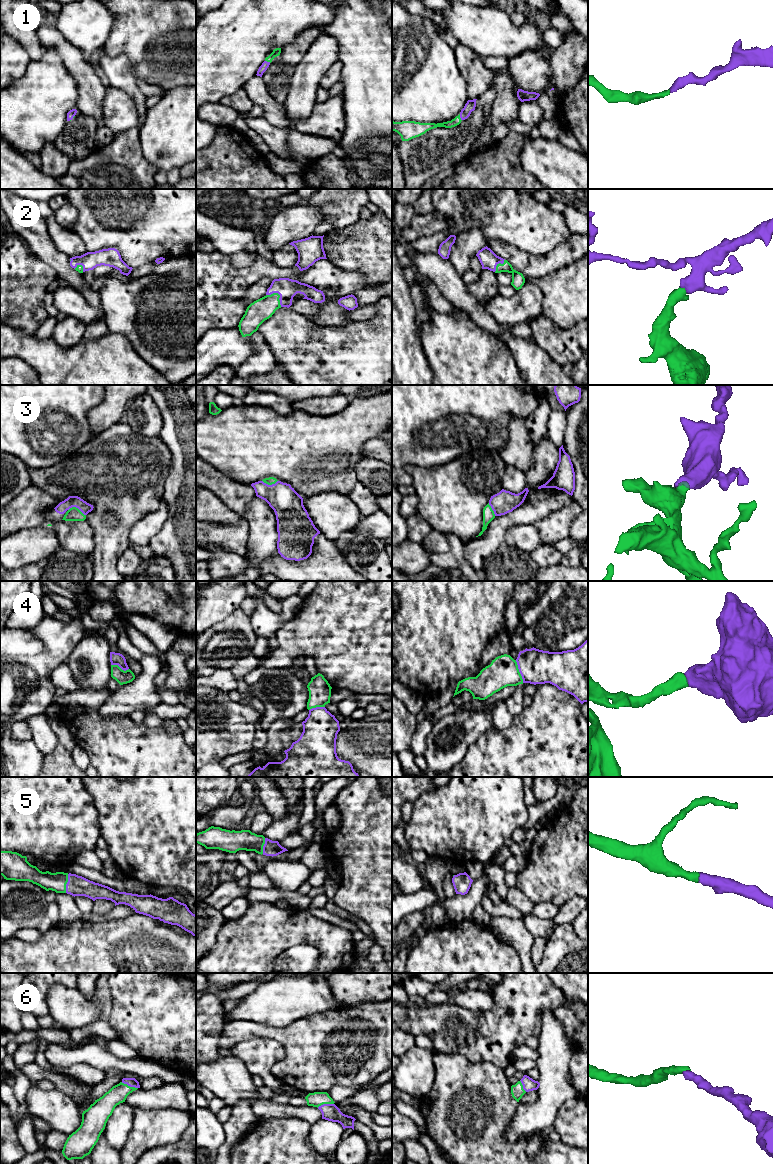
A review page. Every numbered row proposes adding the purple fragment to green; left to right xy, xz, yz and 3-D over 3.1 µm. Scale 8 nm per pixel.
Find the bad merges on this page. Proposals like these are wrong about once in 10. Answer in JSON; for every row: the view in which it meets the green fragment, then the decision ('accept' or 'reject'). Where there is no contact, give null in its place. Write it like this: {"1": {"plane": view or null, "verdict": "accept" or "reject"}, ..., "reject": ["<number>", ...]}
{"1": {"plane": "yz", "verdict": "accept"}, "2": {"plane": "xz", "verdict": "accept"}, "3": {"plane": "xy", "verdict": "accept"}, "4": {"plane": "yz", "verdict": "reject"}, "5": {"plane": "xy", "verdict": "accept"}, "6": {"plane": "xy", "verdict": "accept"}, "reject": ["4"]}

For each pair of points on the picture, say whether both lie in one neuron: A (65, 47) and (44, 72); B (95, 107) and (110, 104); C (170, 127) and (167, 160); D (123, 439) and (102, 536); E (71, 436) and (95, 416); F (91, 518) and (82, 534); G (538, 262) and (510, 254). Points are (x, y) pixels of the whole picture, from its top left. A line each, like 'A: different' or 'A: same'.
A: different
B: different
C: same
D: same
E: different
F: different
G: same

